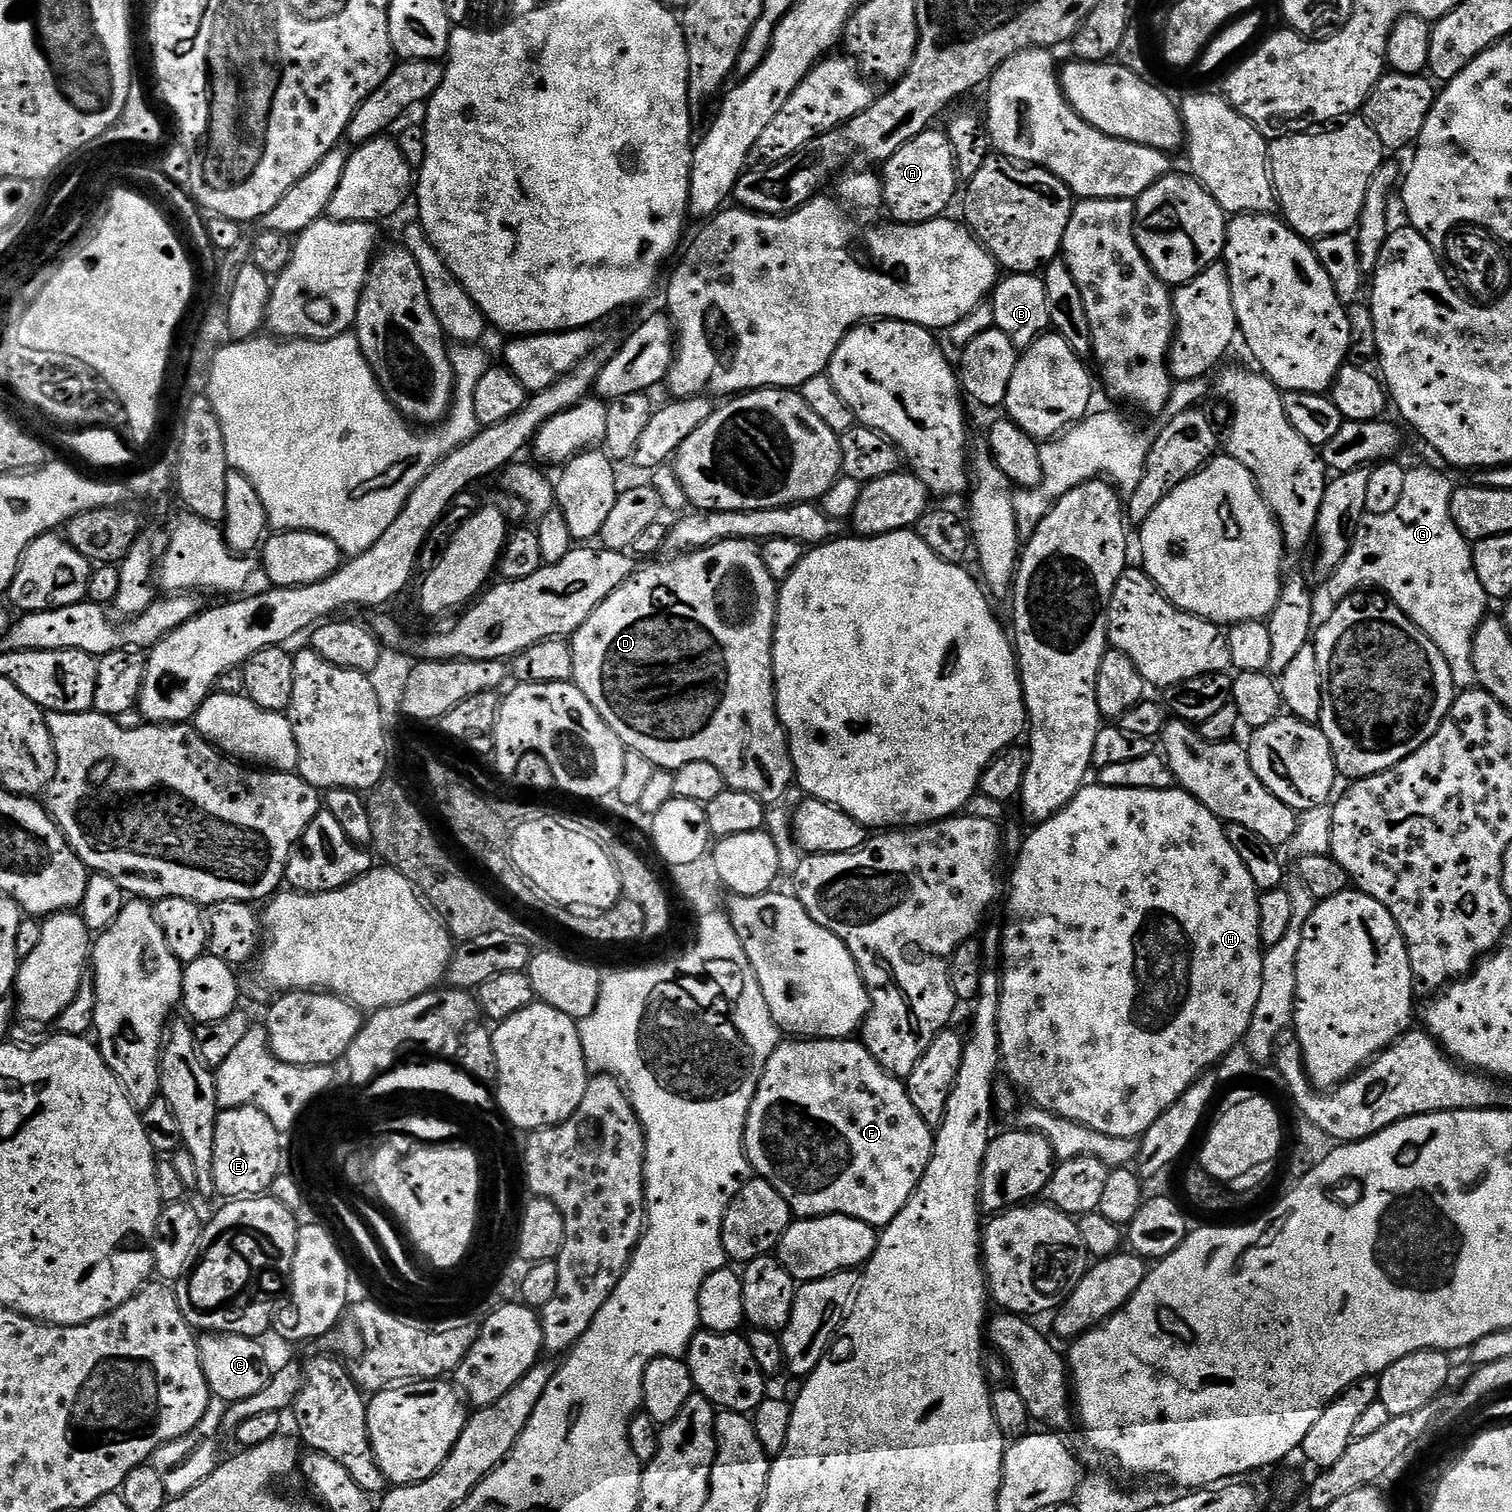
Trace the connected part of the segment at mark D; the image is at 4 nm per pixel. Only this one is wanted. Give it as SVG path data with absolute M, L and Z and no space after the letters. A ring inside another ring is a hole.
M723 540L711 544L708 548L700 548L696 552L685 552L673 555L672 560L664 560L661 564L648 562L645 568L637 567L629 580L624 580L610 598L606 598L582 622L582 626L570 637L574 670L572 680L576 688L586 694L590 706L598 710L598 714L618 734L625 749L642 754L642 758L650 758L657 768L675 770L686 766L686 762L710 762L721 774L727 787L742 790L746 794L754 794L765 806L776 806L794 784L792 755L788 749L788 735L780 725L776 713L776 679L772 669L772 635L776 632L776 597L778 582L770 578L770 570L766 570L766 562L762 562L760 548L750 540Z

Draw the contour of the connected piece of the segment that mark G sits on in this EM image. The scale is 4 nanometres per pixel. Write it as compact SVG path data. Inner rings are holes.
M1409 467L1406 474L1406 491L1402 493L1398 506L1394 506L1394 510L1390 510L1390 514L1365 515L1364 521L1358 526L1354 542L1350 546L1350 554L1346 554L1346 558L1342 558L1342 566L1338 566L1332 571L1331 576L1327 577L1326 584L1328 584L1329 605L1332 606L1342 603L1346 597L1352 595L1357 590L1363 589L1365 586L1382 590L1389 600L1394 601L1428 635L1430 642L1434 642L1434 646L1438 646L1438 650L1442 650L1442 658L1446 658L1446 666L1450 666L1450 678L1457 689L1468 690L1476 684L1474 662L1472 661L1472 655L1474 654L1474 634L1481 622L1486 619L1487 612L1484 611L1487 610L1488 604L1490 605L1490 598L1486 594L1486 590L1482 590L1482 582L1478 582L1478 574L1474 574L1472 544L1460 533L1458 526L1454 526L1454 518L1450 514L1450 502L1452 501L1453 491L1454 484L1451 484L1438 469Z

